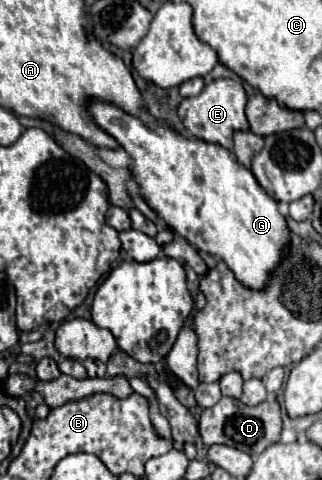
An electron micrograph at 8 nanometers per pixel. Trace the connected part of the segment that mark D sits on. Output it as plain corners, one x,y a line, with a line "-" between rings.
221,398
213,408
203,410
203,414
199,418
199,434
207,446
225,444
225,446
243,450
255,458
265,448
279,442
281,408
279,408
277,400
267,400
267,402
261,402
261,404
251,408
251,406
245,406
243,402
239,402
235,398

